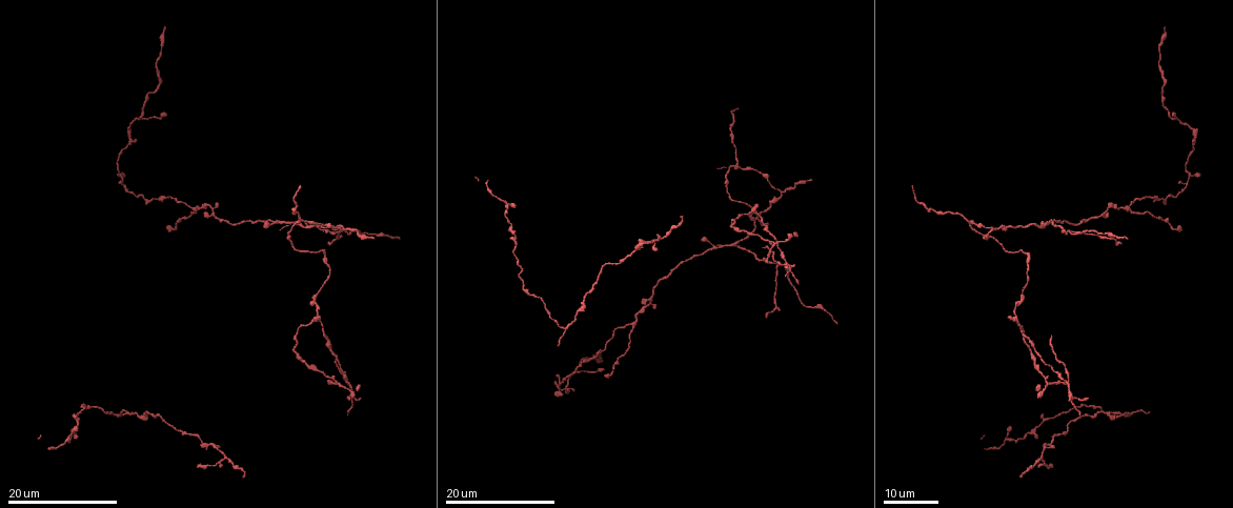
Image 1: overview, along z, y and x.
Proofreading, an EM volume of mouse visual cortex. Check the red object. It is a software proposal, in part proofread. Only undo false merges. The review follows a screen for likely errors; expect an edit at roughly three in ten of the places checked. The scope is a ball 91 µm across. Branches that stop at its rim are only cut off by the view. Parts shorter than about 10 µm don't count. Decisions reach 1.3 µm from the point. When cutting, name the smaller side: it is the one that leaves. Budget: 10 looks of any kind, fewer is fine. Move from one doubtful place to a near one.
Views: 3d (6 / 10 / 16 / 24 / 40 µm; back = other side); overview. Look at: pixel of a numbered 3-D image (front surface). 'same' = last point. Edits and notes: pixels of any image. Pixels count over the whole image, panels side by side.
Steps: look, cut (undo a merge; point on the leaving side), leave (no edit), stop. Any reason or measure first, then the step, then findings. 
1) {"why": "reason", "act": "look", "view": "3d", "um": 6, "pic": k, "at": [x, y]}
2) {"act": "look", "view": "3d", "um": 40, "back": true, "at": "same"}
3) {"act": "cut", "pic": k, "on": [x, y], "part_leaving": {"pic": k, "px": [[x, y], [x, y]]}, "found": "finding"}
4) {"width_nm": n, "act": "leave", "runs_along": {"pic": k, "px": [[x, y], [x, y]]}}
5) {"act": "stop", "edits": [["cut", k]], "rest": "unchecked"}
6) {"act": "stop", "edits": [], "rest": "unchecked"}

{"why": "side arm on a straight run", "act": "look", "view": "3d", "um": 16, "pic": 1, "at": [736, 244]}

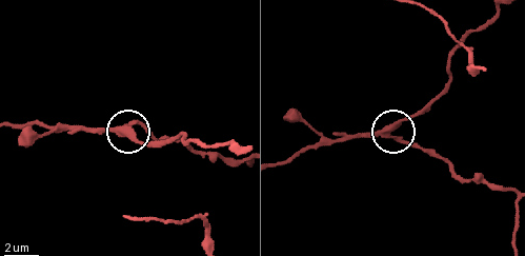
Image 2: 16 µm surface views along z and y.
{"act": "look", "view": "3d", "um": 6, "pic": 2, "at": [121, 128]}

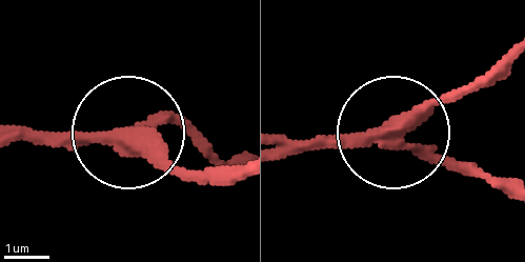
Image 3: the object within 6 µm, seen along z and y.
{"side_arm_um": 29, "act": "cut", "pic": 3, "on": [194, 134], "part_leaving": {"pic": 3, "px": [[392, 143], [433, 150], [502, 188]]}, "found": "two neurons meet here"}

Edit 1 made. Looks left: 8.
{"act": "look", "view": "overview"}

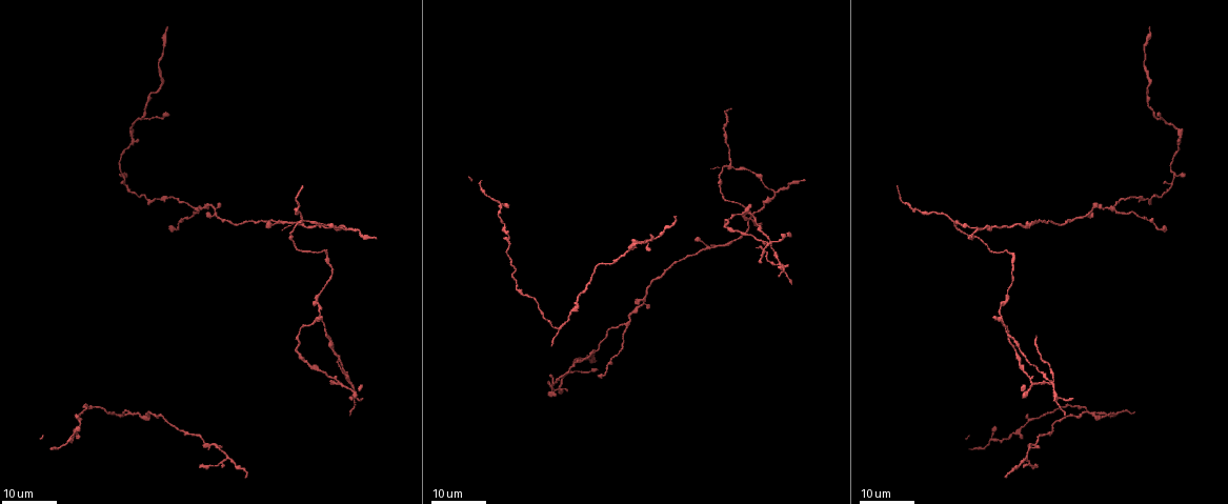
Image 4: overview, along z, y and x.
{"why": "three-way junction", "act": "look", "view": "3d", "um": 24, "pic": 4, "at": [642, 304]}

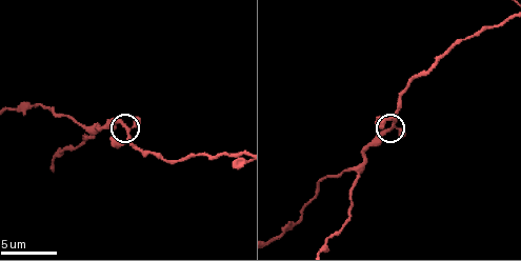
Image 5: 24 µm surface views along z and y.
{"act": "look", "view": "3d", "um": 6, "pic": 5, "at": [385, 132]}

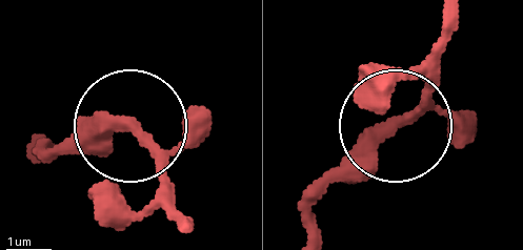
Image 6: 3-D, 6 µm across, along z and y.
{"arms": 3, "act": "leave", "found": "continuous, no second neuron"}

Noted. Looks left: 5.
{"why": "two arms in line, one across", "act": "look", "view": "3d", "um": 16, "pic": 5, "at": [91, 133]}

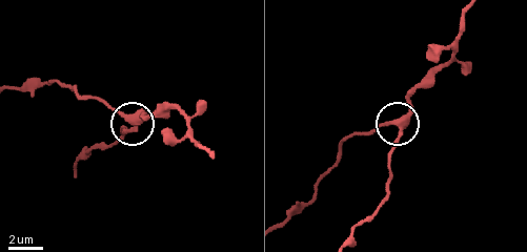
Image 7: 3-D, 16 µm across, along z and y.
{"act": "leave", "runs_along": {"pic": 7, "px": [[469, 8], [453, 55], [414, 92], [399, 122], [389, 176]]}, "found": "continuous, no second neuron"}

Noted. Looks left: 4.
{"why": "three-way junction", "act": "look", "view": "3d", "um": 16, "pic": 4, "at": [730, 163]}

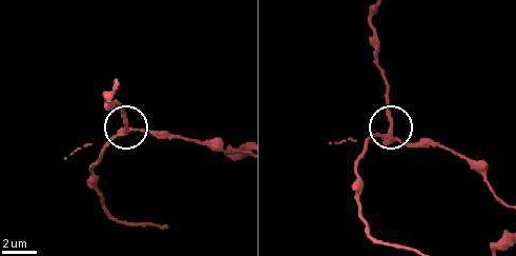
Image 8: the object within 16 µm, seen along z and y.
{"why": "zoom in", "act": "look", "view": "3d", "um": 6, "pic": 8, "at": [126, 129]}

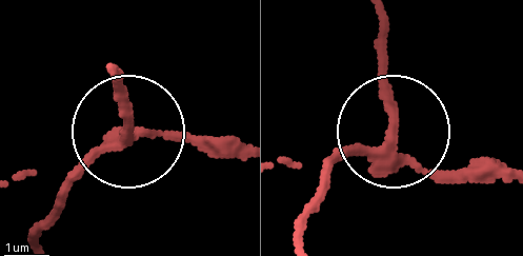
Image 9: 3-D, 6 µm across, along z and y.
{"act": "cut", "pic": 9, "on": [120, 99], "part_leaving": {"pic": 9, "px": [[107, 145], [32, 236]]}, "found": "two neurons meet here"}

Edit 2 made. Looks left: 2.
{"act": "stop", "edits": [["cut", 3], ["cut", 9]], "rest": "unchecked"}

